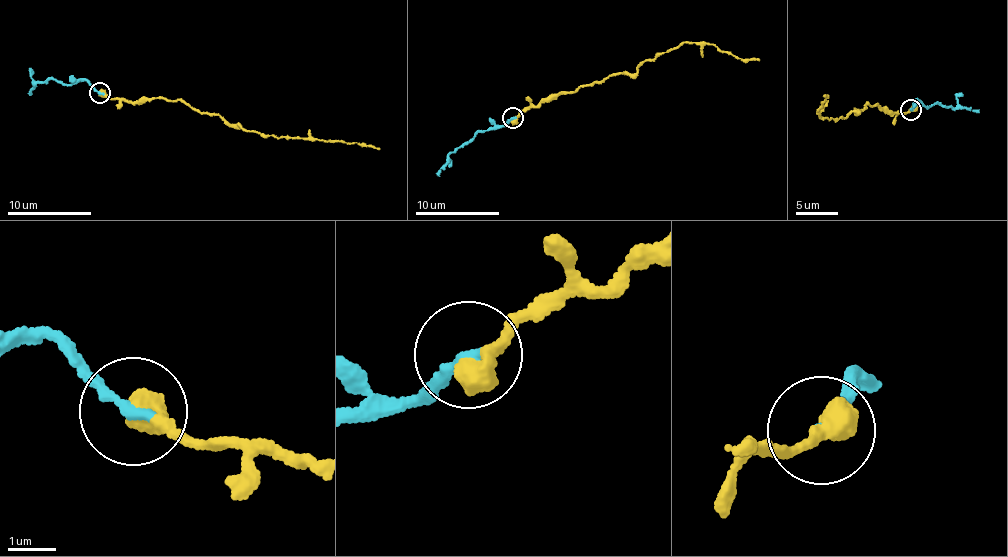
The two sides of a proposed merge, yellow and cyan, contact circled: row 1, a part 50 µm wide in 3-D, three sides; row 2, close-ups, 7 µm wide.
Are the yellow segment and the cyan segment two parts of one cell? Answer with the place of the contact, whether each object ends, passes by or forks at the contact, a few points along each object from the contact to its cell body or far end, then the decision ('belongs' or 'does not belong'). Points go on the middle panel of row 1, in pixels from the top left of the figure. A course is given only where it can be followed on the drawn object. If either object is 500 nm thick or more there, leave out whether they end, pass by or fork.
place (512, 118); course yellow (512, 118), (542, 101), (574, 93), (580, 86), (629, 74), (682, 43), (709, 42), (739, 58), (758, 61); course cyan (512, 117), (503, 126), (474, 133), (470, 142), (462, 143), (449, 155), (449, 163), (436, 175); belongs

